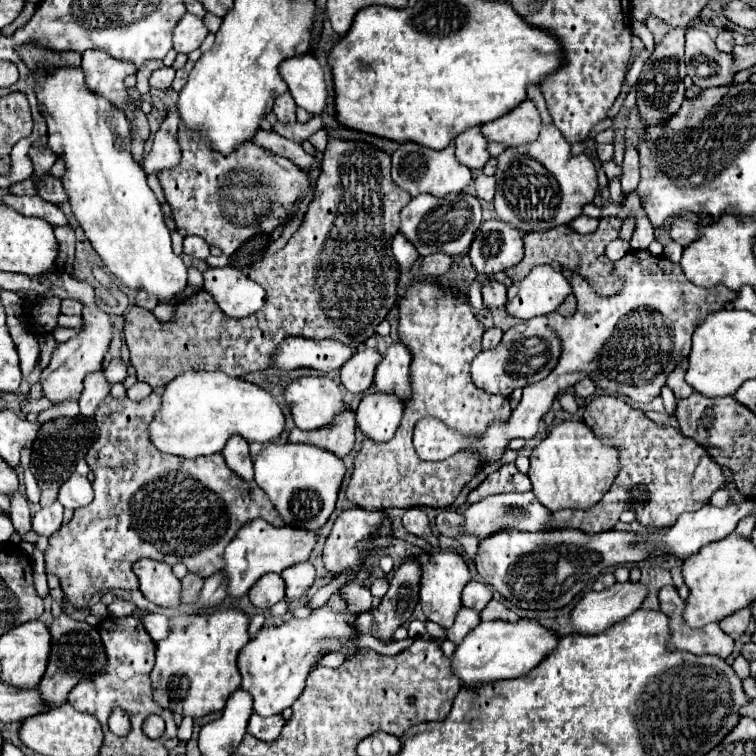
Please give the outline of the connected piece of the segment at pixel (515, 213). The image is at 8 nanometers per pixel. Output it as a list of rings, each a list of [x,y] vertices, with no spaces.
[[[550,122],[542,124],[540,136],[534,142],[506,148],[498,156],[494,206],[502,222],[524,232],[540,232],[568,224],[572,218],[580,216],[582,206],[594,200],[596,188],[594,162],[586,154],[574,156],[562,132]]]

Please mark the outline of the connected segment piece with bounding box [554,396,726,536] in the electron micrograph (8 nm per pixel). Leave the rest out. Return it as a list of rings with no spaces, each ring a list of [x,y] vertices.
[[[614,396],[594,398],[584,412],[586,424],[602,440],[614,442],[620,452],[620,472],[606,496],[590,510],[560,510],[554,514],[558,528],[576,528],[584,534],[612,530],[622,510],[632,510],[636,520],[648,528],[670,528],[680,514],[696,512],[710,504],[710,496],[726,486],[724,470],[708,458],[708,452],[680,430],[656,424],[642,410]]]

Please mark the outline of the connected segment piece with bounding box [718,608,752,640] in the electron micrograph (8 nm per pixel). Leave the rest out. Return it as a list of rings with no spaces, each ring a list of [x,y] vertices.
[[[744,608],[744,610],[734,612],[734,614],[730,614],[728,618],[720,620],[718,626],[720,626],[728,636],[732,636],[732,638],[736,640],[736,638],[740,638],[740,636],[744,634],[744,630],[748,628],[750,616],[752,616],[752,614],[750,614],[750,608]]]

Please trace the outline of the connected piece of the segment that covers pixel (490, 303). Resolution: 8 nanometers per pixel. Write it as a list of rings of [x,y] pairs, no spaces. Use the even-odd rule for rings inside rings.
[[[488,282],[482,288],[482,298],[484,298],[484,306],[488,310],[504,308],[506,306],[506,286],[500,282]]]

